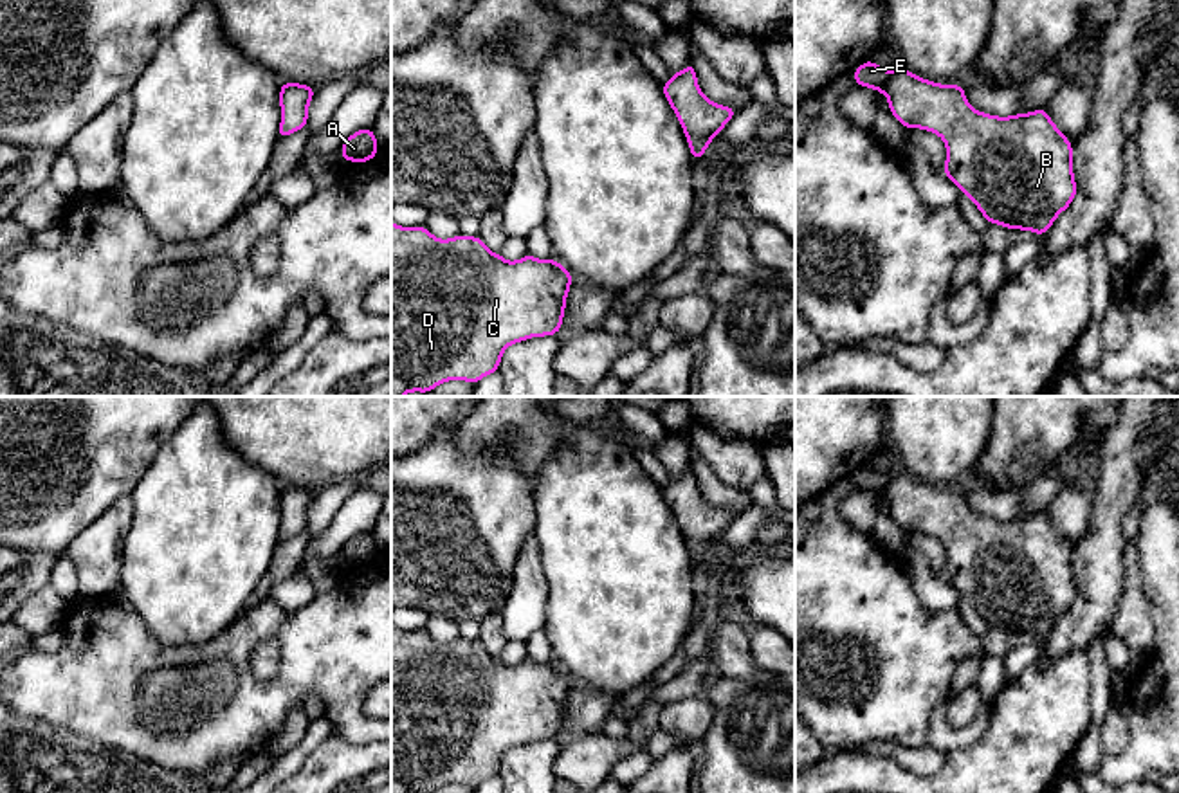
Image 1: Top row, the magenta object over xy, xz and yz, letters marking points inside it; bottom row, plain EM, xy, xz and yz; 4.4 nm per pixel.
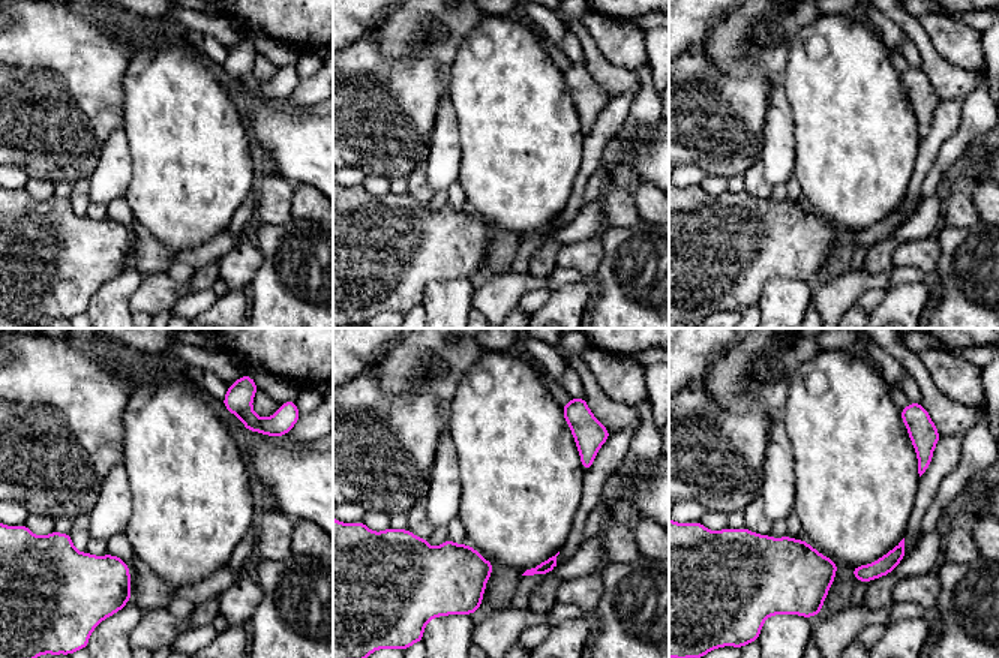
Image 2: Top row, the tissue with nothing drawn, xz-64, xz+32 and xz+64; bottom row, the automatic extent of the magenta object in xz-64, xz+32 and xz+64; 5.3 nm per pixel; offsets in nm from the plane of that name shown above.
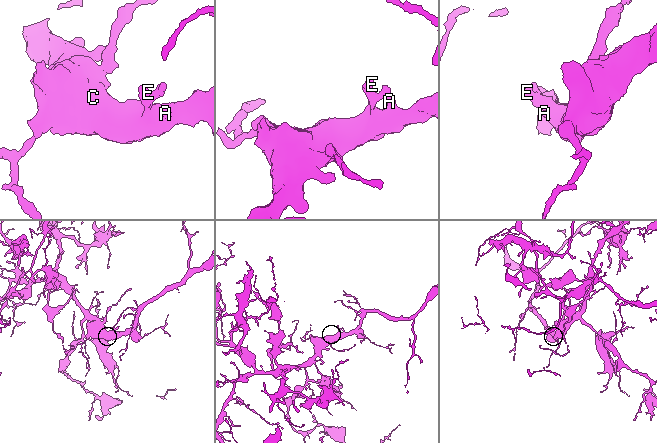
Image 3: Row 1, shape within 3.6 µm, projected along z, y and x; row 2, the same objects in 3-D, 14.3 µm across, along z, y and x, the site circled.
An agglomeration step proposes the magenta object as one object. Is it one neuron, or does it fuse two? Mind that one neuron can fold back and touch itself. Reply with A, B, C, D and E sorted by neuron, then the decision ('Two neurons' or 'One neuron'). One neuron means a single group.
Groups: A B C D E. One neuron

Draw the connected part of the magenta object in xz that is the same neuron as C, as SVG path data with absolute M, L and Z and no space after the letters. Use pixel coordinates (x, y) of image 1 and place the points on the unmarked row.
M391 625L391 793L434 793L447 784L476 788L499 775L501 759L510 748L557 739L571 681L557 663L537 663L528 656L507 665L499 656L490 656L480 640L438 643L425 629L400 631Z

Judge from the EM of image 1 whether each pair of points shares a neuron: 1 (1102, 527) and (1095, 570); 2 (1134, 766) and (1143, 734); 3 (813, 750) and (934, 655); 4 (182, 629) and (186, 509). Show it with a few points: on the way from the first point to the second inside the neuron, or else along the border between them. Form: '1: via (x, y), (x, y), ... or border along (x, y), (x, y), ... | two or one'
1: via (1102, 537), (1098, 559) | one
2: via (1140, 759), (1143, 756), (1143, 741) | one
3: border along (813, 734), (826, 748) | two
4: via (184, 599), (186, 539) | one

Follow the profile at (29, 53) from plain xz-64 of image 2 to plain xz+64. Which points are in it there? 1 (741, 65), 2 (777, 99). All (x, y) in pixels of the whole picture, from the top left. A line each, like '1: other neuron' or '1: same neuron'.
1: other neuron
2: other neuron

